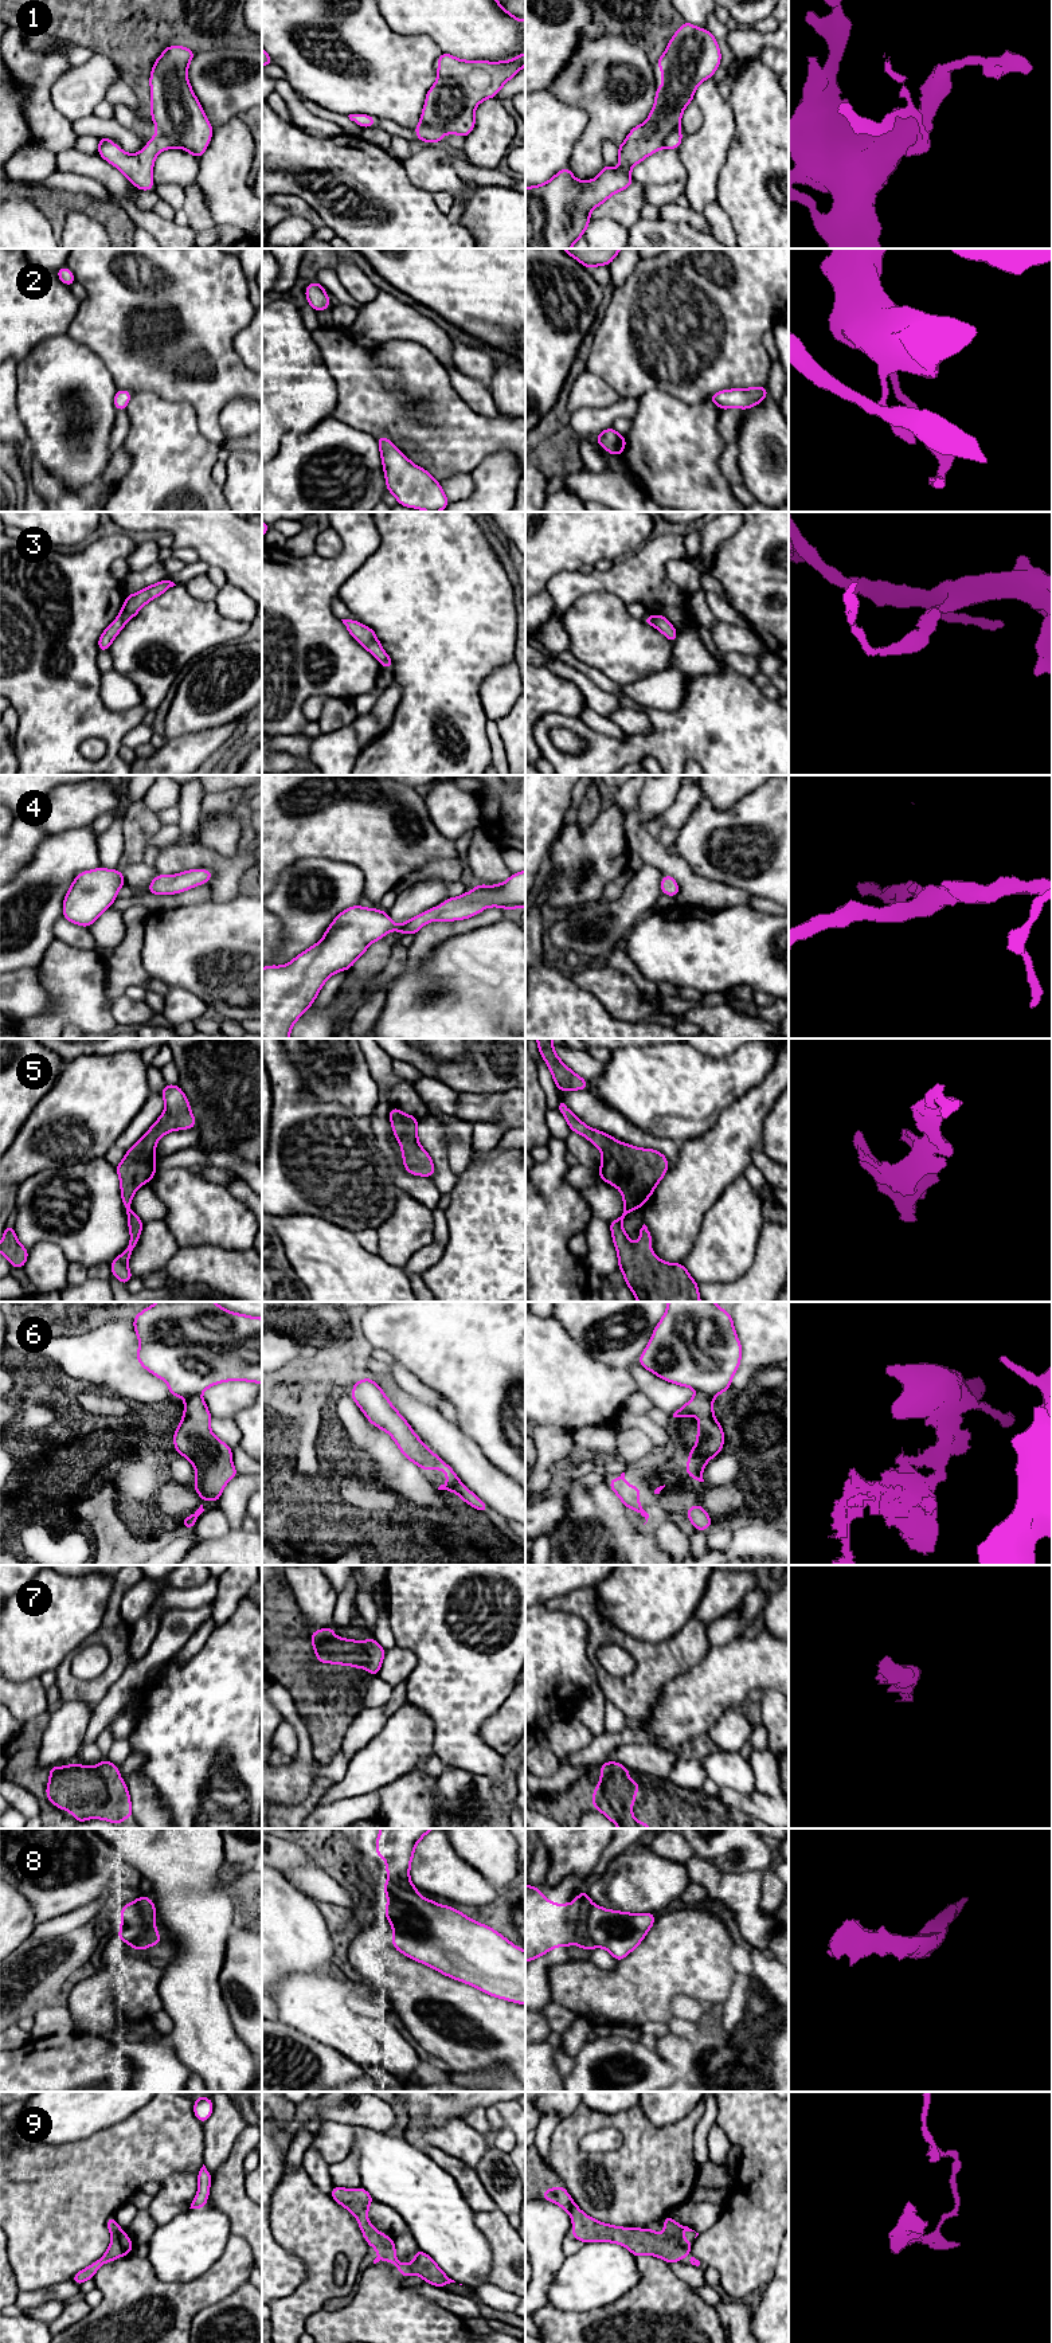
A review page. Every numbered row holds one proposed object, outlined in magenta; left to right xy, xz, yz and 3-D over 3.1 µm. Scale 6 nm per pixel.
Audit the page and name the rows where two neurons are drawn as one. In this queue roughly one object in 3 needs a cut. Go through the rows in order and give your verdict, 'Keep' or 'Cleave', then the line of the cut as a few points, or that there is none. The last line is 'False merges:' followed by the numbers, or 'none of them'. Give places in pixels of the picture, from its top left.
1: Keep. No split
2: Keep. No split
3: Keep. No split
4: Keep. No split
5: Keep. No split
6: Cleave. Split along xz (449, 1481), (458, 1493)
7: Keep. No split
8: Cleave. Split along xy (133, 1901), (145, 1920), (145, 1931), (130, 1943)
9: Keep. No split
False merges: 6, 8

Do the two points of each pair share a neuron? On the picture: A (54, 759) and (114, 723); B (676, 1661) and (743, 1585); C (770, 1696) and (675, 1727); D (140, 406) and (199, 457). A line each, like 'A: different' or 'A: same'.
A: same
B: different
C: different
D: same

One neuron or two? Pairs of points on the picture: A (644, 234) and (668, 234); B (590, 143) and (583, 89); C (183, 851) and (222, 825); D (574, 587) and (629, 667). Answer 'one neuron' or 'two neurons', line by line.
A: one neuron
B: one neuron
C: two neurons
D: two neurons

